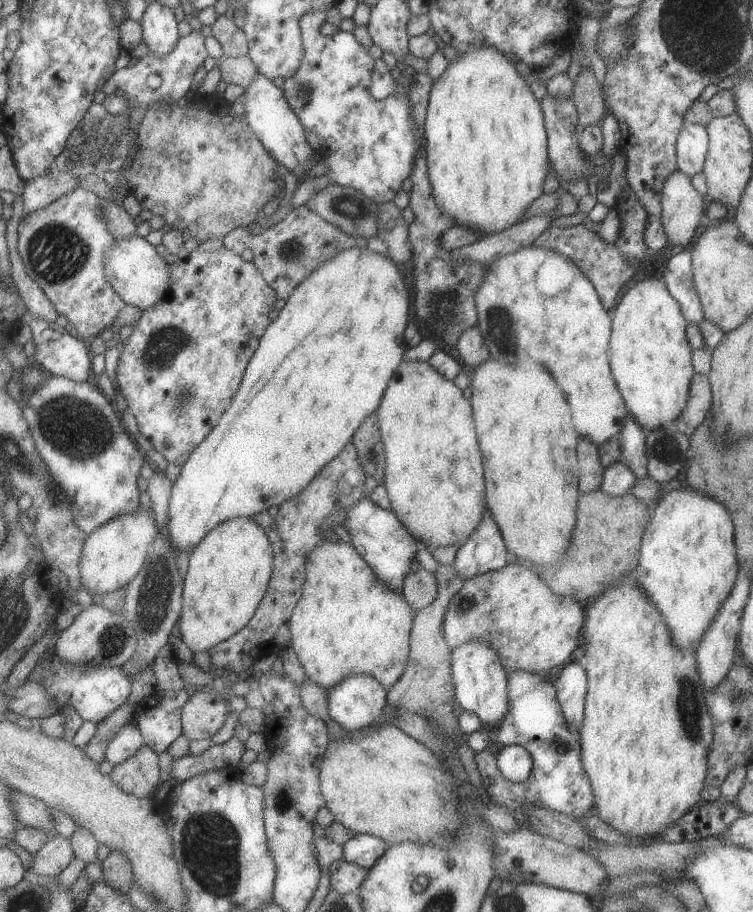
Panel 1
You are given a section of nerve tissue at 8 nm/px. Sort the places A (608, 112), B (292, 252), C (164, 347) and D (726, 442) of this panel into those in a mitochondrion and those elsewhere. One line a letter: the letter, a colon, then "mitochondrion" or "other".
A: other
B: mitochondrion
C: mitochondrion
D: other

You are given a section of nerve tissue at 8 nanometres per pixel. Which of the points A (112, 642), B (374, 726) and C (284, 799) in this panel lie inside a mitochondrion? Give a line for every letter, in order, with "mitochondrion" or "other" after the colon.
A: mitochondrion
B: other
C: mitochondrion

